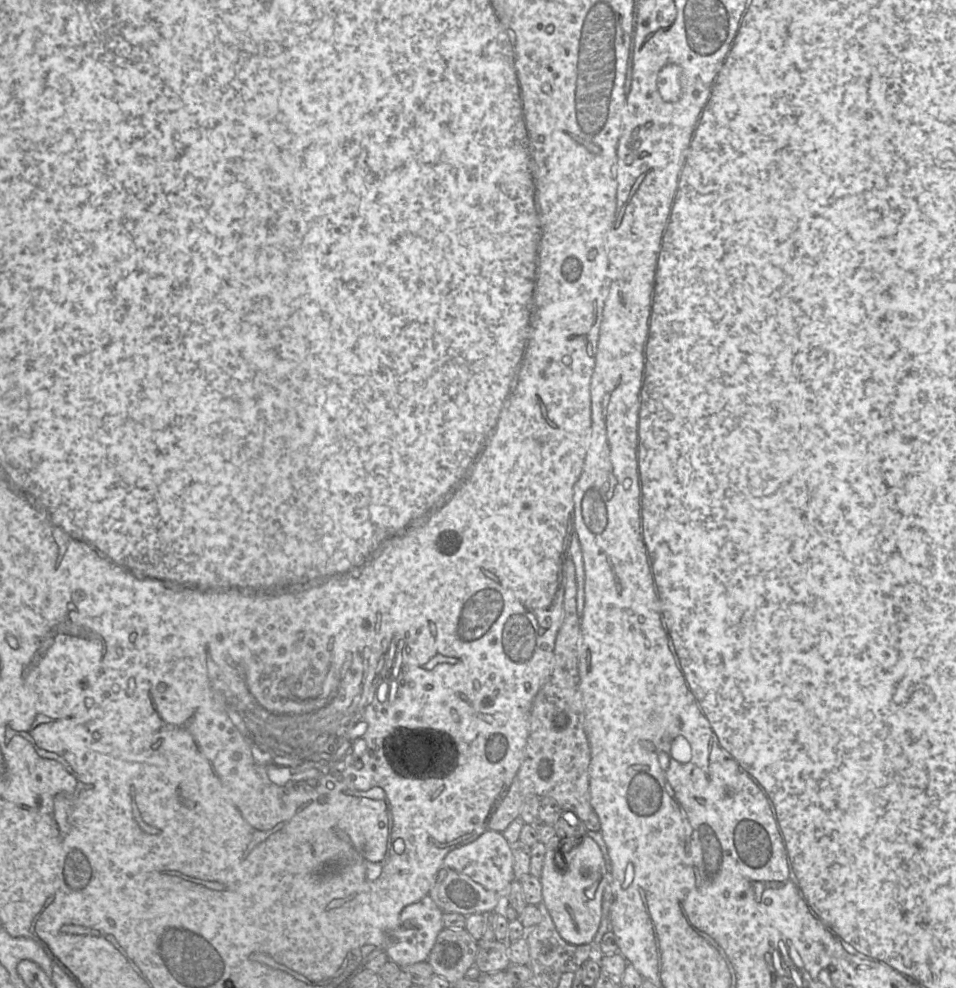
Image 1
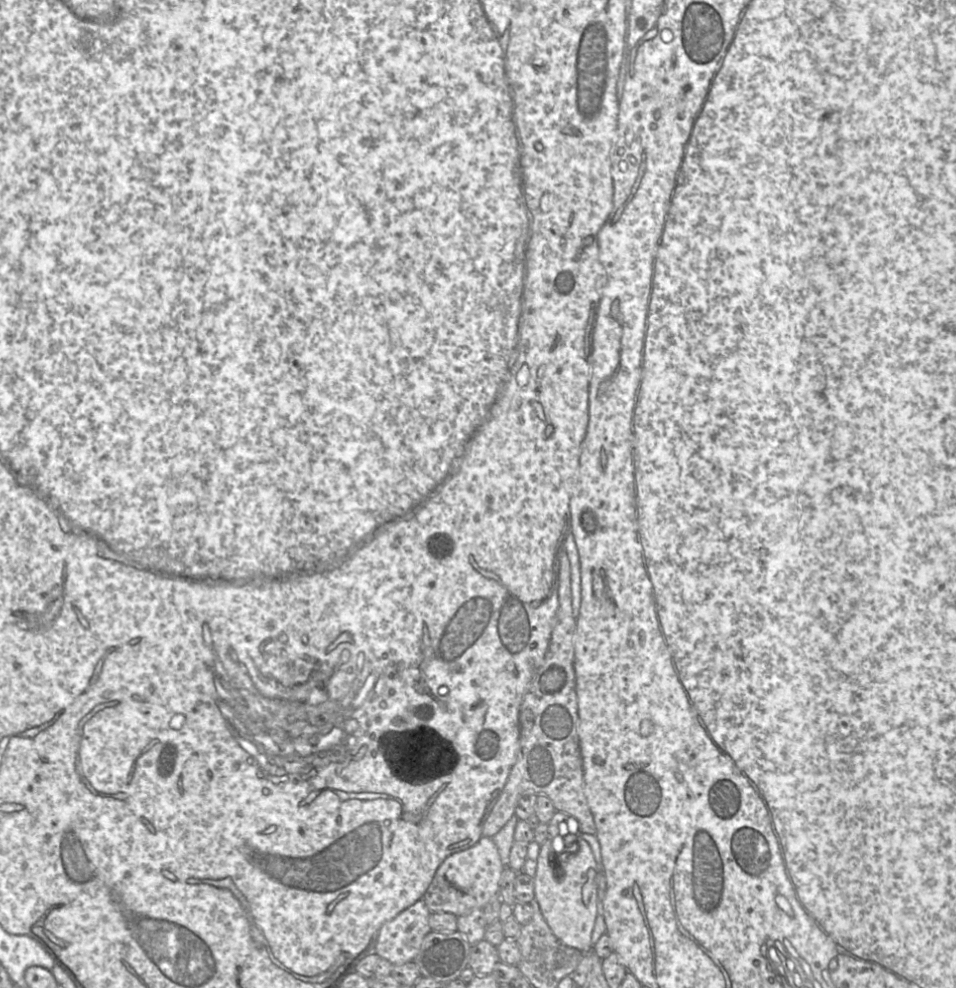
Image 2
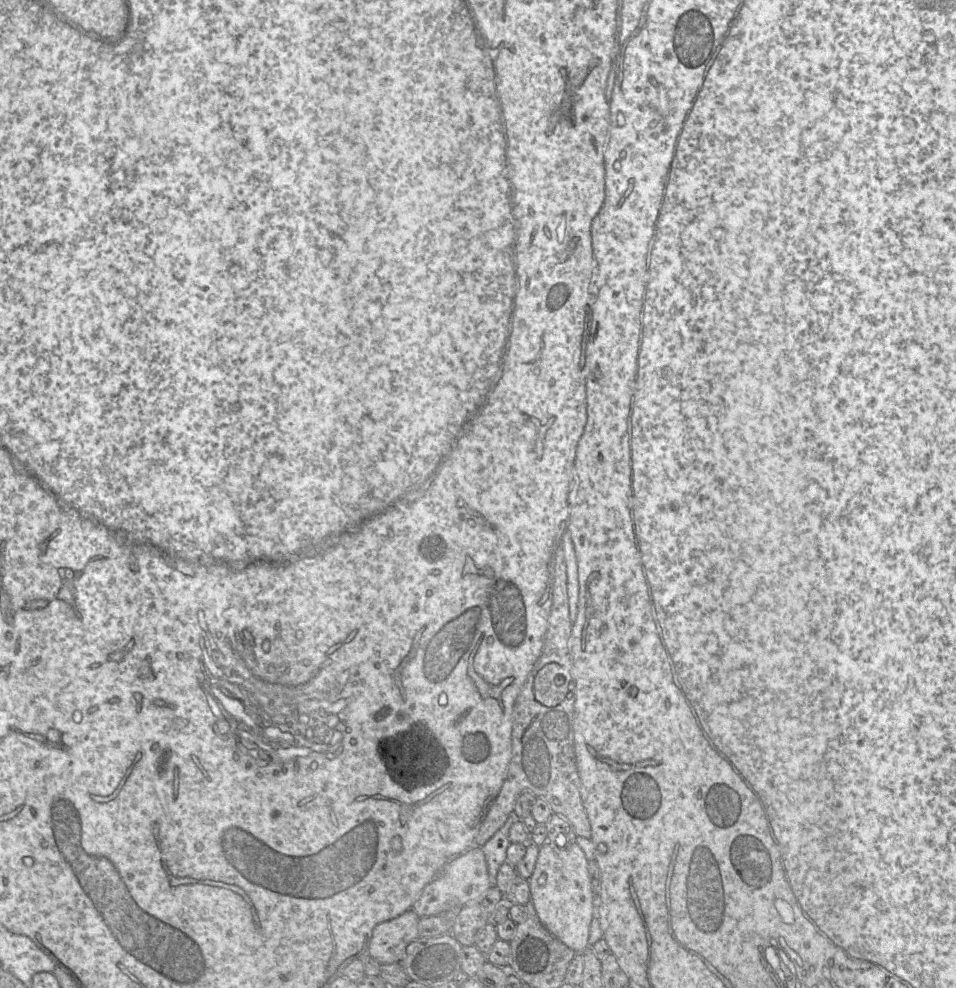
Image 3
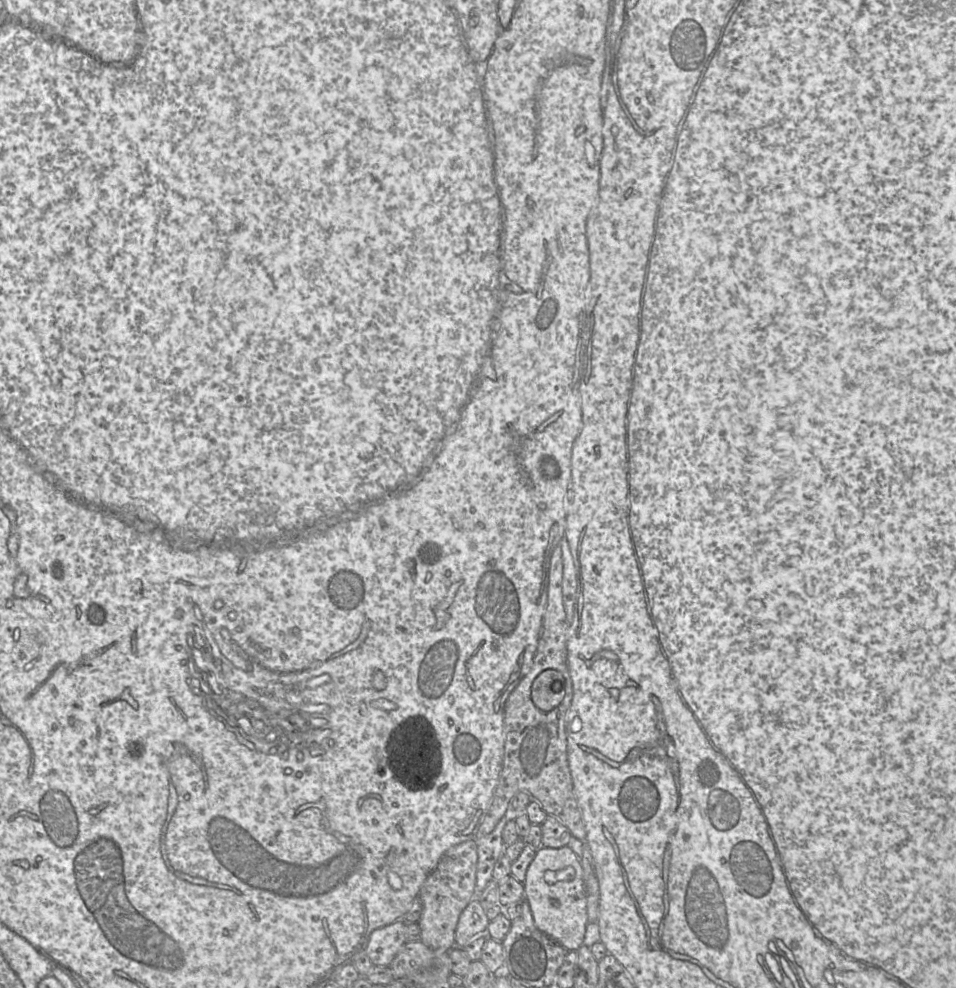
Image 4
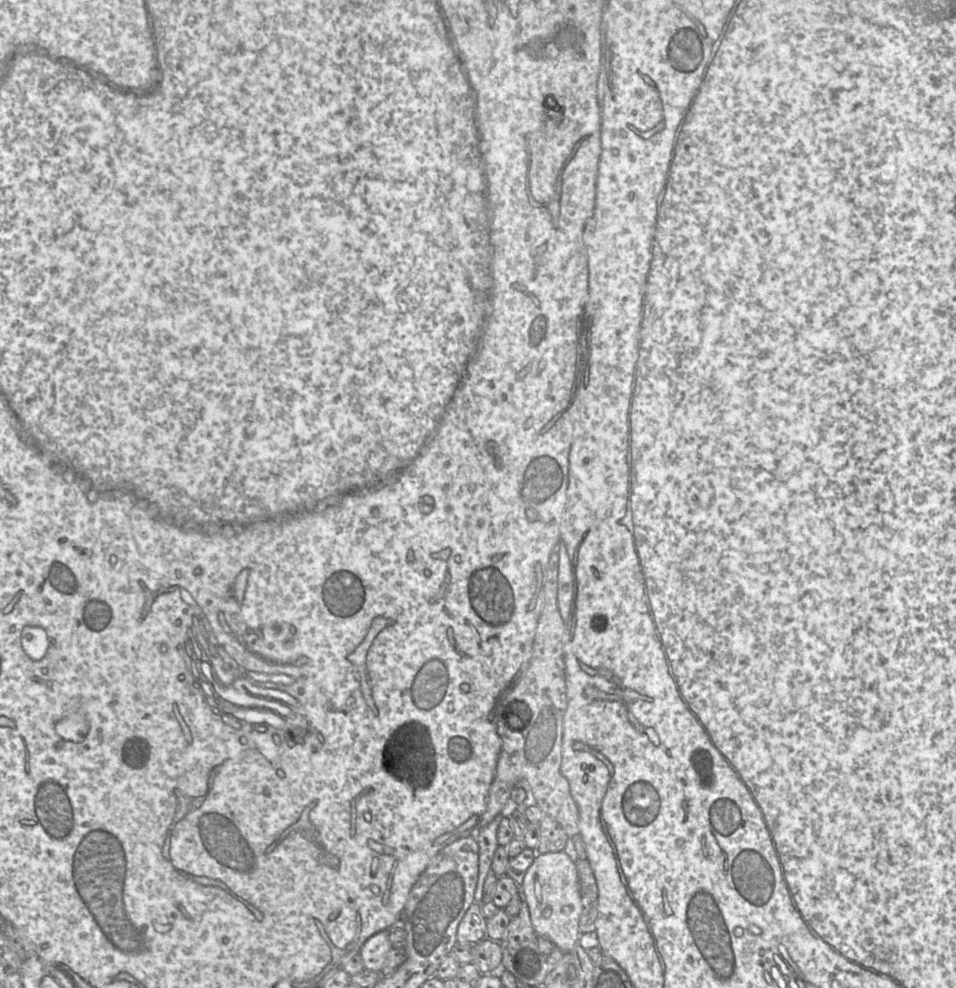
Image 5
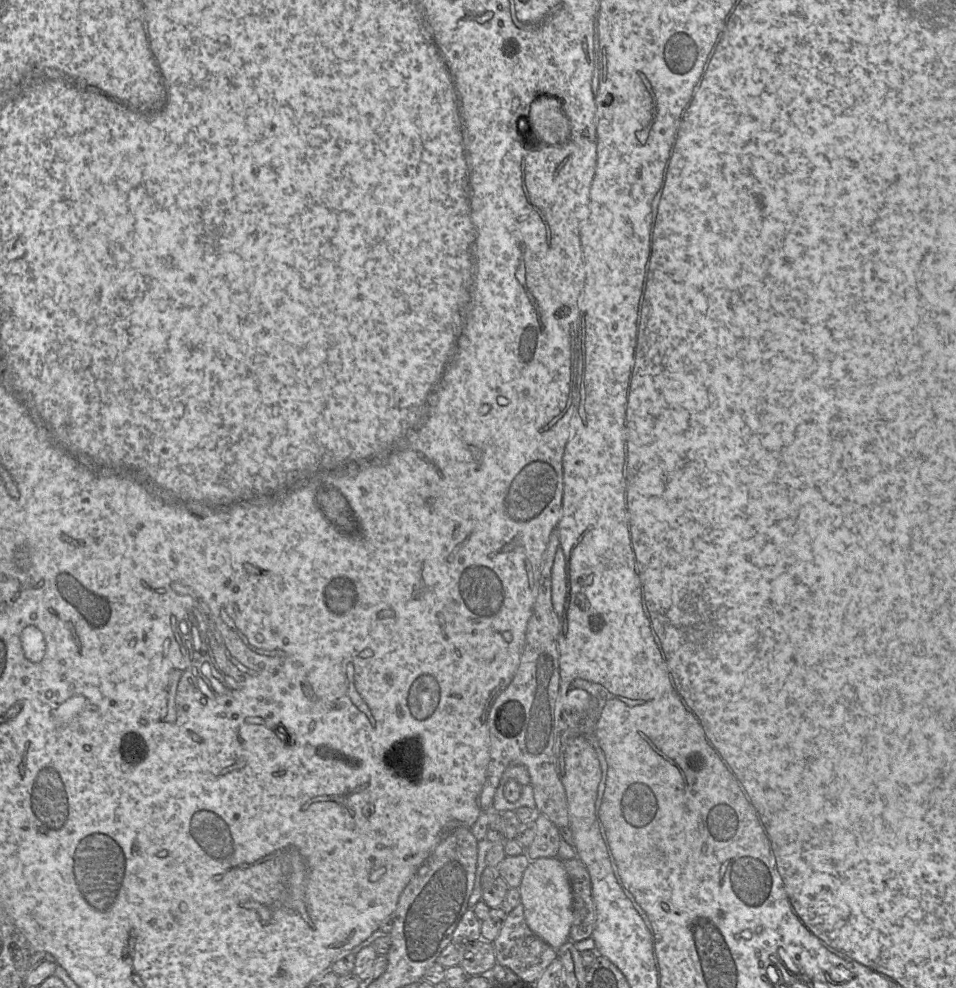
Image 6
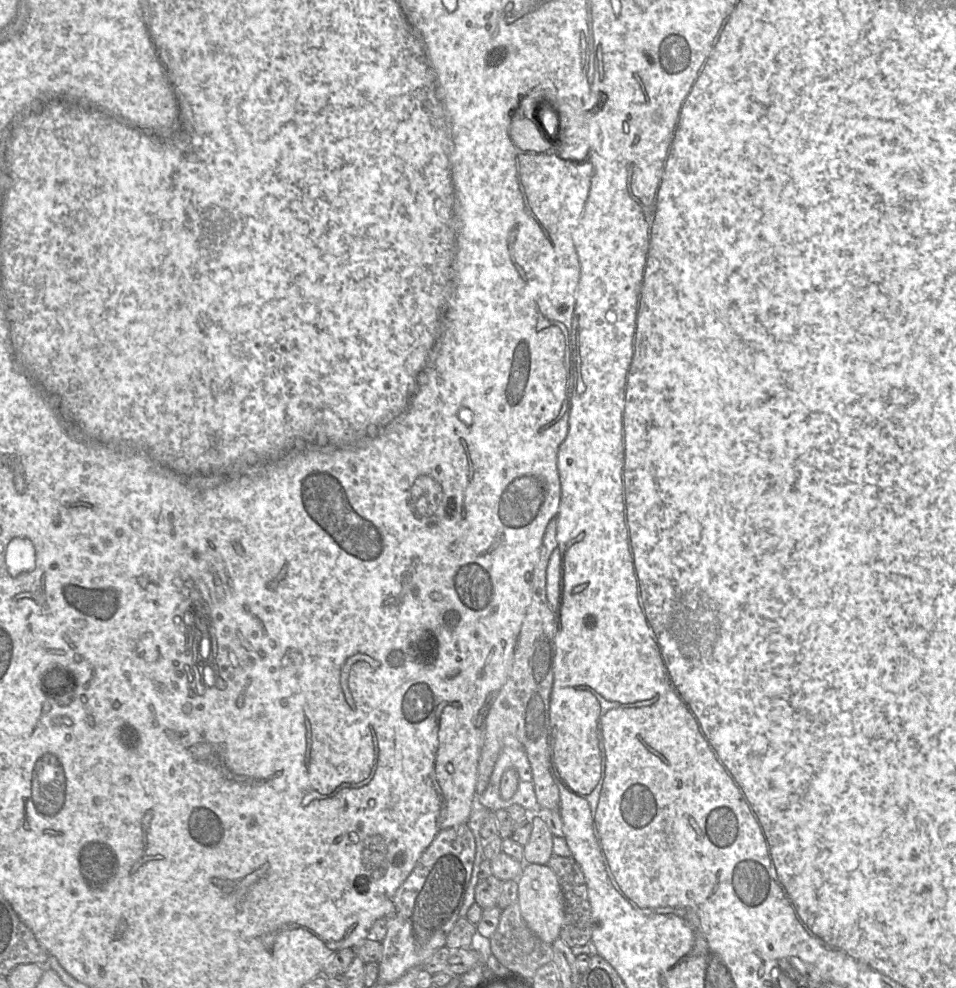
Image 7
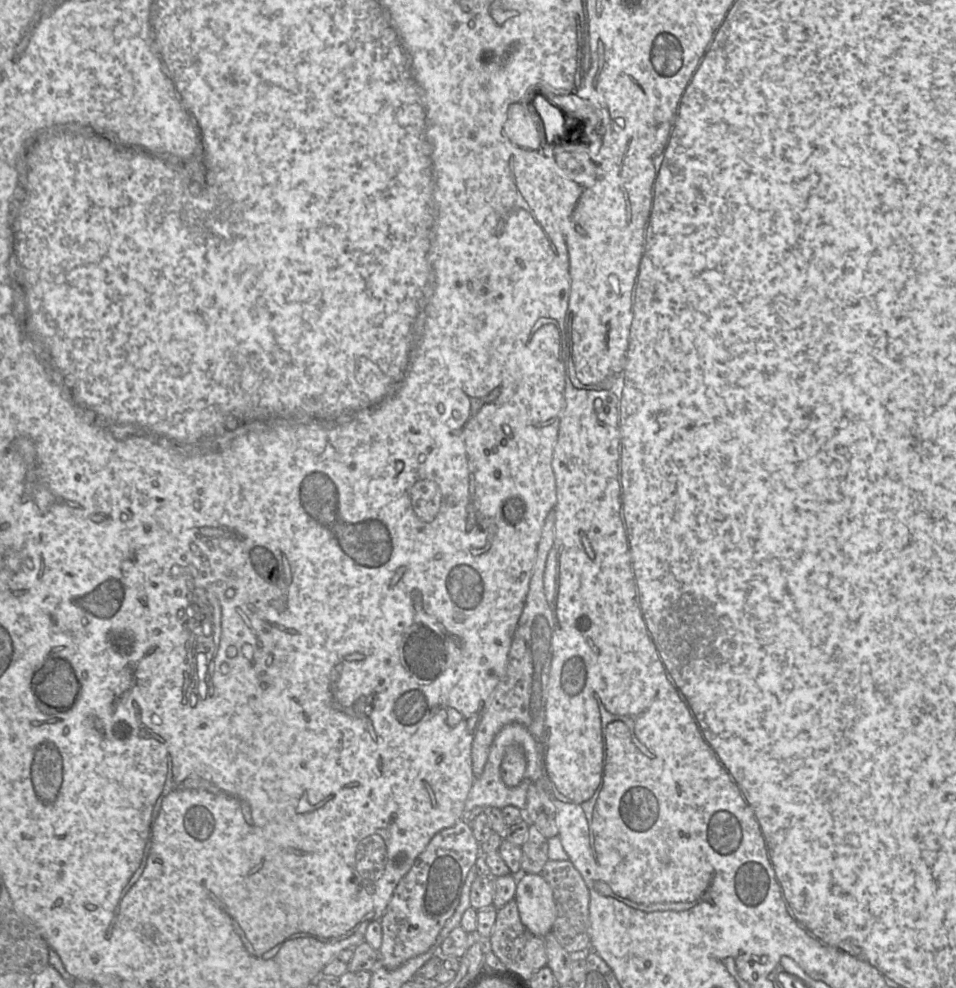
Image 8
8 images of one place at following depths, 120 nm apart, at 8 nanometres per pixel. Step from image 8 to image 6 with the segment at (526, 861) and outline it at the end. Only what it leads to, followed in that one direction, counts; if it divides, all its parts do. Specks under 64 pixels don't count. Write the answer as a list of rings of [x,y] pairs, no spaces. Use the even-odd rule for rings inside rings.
[[[535,812],[536,836],[525,854],[530,861],[558,857],[561,835],[559,828],[542,813]]]

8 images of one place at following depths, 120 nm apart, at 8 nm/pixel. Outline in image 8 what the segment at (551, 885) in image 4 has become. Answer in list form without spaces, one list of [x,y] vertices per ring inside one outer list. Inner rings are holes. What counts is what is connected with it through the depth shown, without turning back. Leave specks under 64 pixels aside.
[[[521,873],[517,877],[515,900],[523,925],[534,935],[552,933],[557,908],[551,886],[540,874]]]

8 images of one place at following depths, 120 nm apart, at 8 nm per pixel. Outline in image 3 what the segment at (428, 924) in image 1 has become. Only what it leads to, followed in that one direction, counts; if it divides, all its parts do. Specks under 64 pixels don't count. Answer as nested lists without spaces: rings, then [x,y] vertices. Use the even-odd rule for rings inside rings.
[[[409,909],[400,916],[377,924],[368,944],[367,954],[379,964],[398,963],[407,946],[419,938],[420,917]]]

